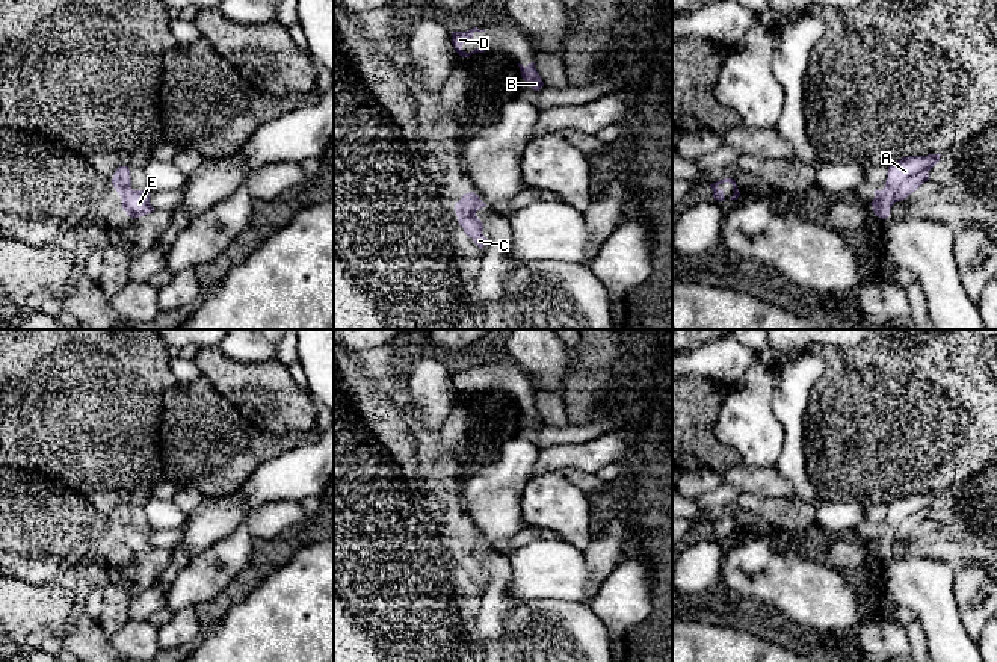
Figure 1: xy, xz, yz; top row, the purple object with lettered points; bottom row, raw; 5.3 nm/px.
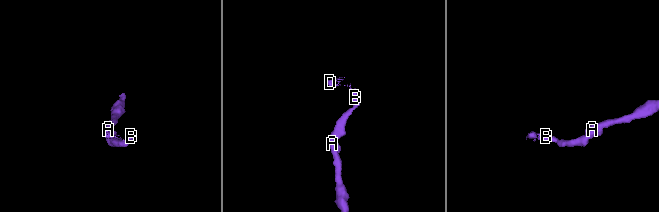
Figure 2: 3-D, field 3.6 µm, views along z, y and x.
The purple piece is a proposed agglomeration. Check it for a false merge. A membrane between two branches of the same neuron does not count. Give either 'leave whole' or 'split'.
leave whole

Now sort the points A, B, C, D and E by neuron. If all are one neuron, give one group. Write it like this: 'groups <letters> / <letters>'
groups A B C D E

